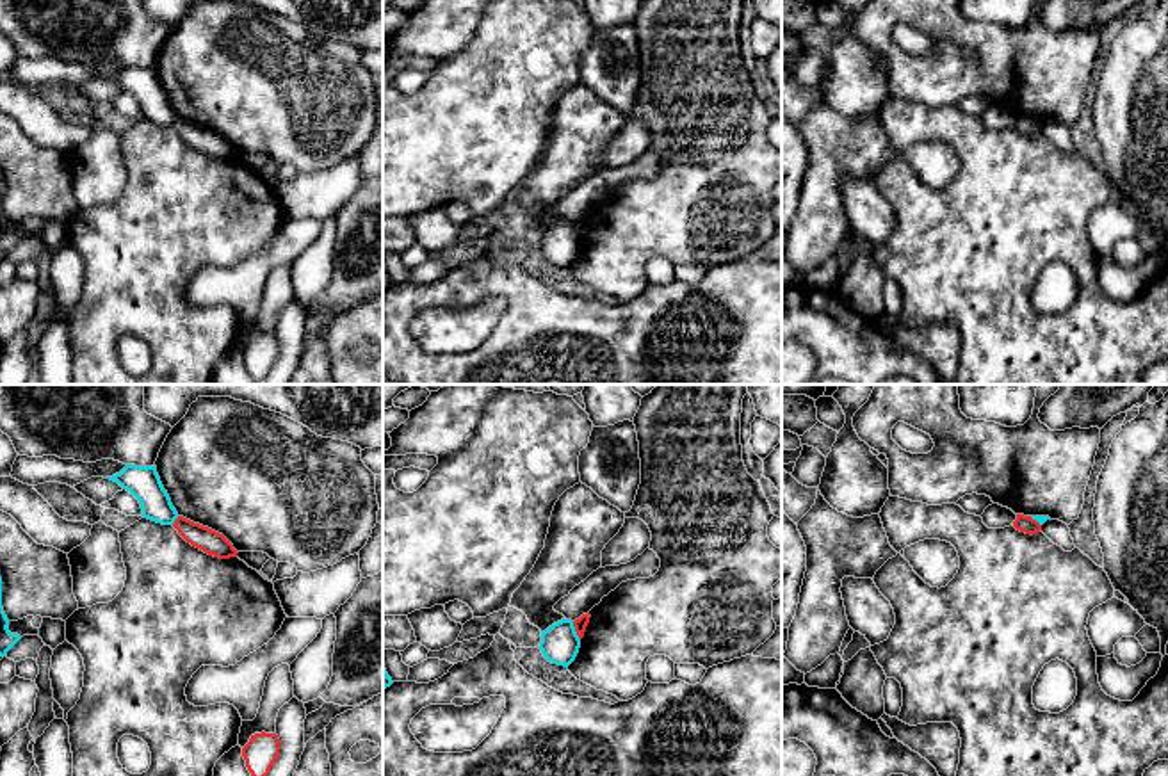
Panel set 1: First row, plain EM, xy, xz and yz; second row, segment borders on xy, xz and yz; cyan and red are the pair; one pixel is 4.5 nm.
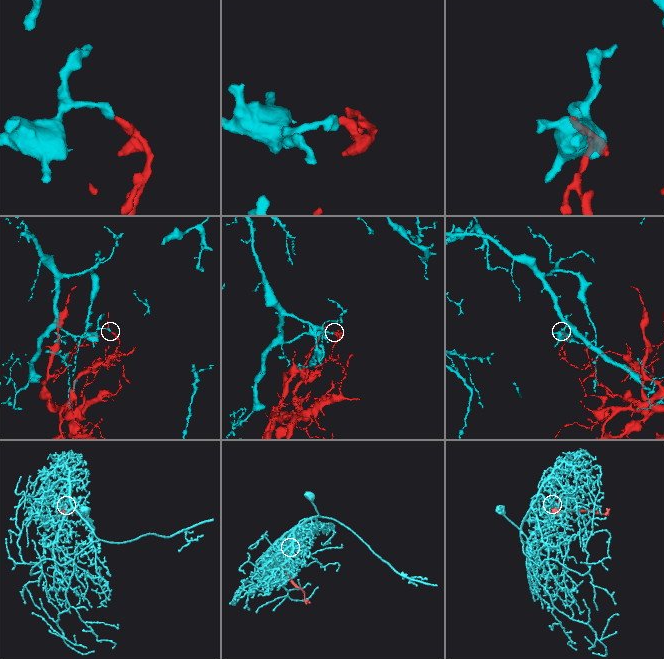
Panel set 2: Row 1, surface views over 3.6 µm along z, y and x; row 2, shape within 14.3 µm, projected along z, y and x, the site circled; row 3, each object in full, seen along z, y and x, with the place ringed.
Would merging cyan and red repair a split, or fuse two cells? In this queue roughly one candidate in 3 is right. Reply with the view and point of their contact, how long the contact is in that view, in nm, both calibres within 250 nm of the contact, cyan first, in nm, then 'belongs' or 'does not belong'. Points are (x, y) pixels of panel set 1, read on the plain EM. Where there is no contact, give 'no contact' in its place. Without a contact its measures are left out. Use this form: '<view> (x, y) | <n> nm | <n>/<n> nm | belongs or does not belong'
xz (574, 232) | 90 nm | 180/60 nm | does not belong

